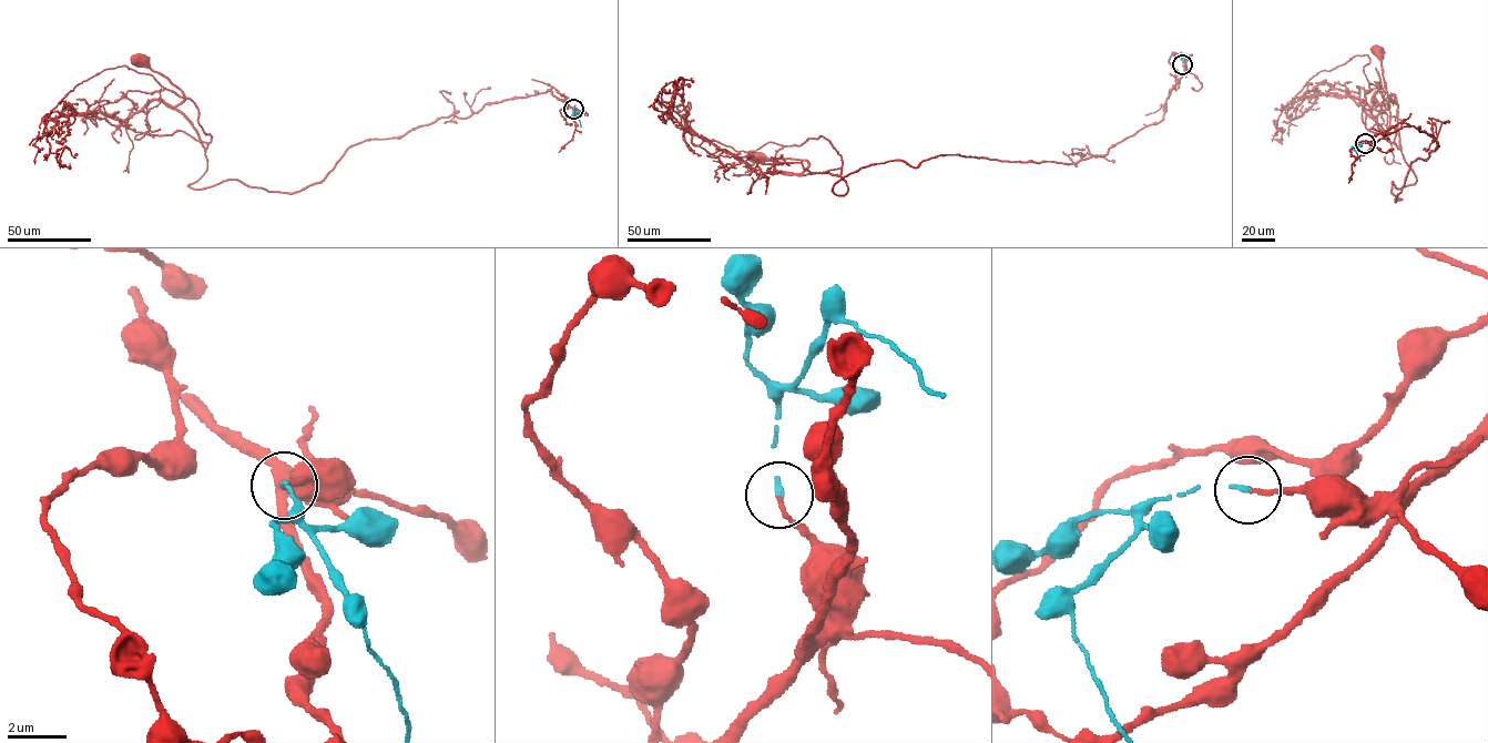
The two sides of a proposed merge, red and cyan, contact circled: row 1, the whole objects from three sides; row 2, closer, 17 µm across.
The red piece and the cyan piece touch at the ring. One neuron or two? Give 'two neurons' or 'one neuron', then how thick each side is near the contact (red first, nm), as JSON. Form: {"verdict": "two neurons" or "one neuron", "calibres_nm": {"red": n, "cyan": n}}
{"verdict": "one neuron", "calibres_nm": {"red": 130, "cyan": 150}}

